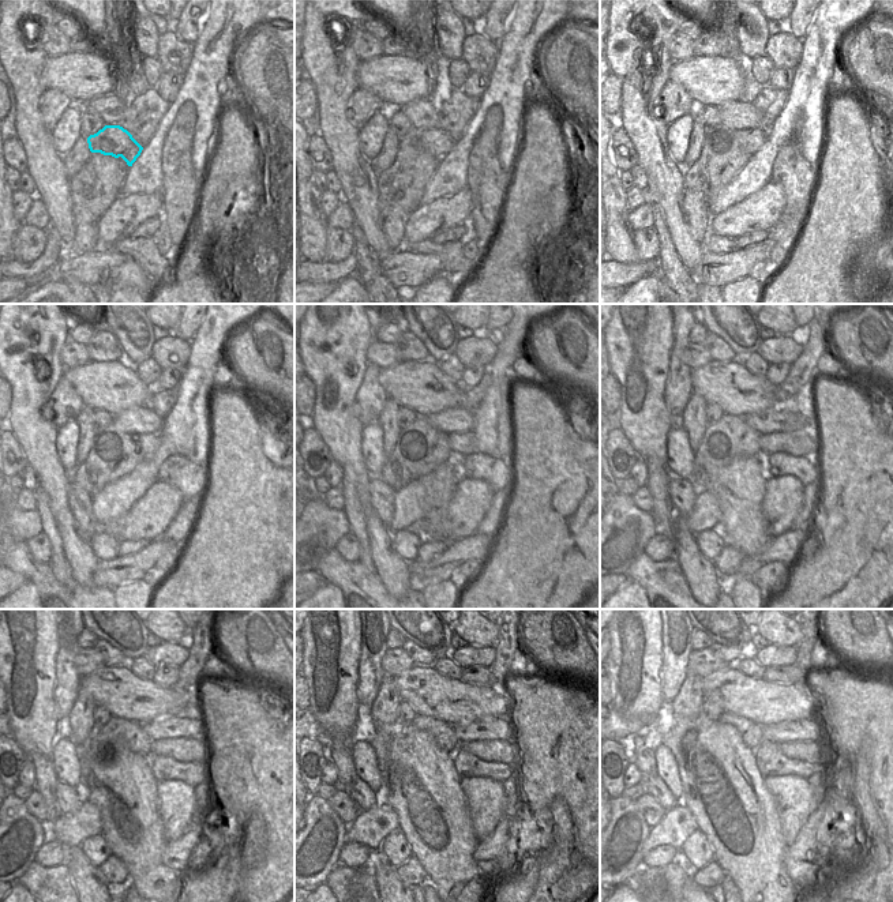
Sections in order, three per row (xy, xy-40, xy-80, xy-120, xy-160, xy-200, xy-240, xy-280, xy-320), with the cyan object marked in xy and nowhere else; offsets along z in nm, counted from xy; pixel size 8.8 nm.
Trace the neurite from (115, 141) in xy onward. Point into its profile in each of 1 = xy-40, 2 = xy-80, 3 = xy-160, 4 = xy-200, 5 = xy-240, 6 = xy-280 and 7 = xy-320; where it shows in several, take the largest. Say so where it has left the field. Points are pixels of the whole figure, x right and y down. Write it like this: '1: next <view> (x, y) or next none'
1: next xy-40 (438, 142)
2: next xy-80 (751, 141)
3: next xy-160 (462, 444)
4: next xy-200 (798, 443)
5: next xy-240 (184, 750)
6: next xy-280 (503, 751)
7: next xy-320 (806, 751)

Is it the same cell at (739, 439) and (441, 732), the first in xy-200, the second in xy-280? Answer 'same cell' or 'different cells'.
same cell

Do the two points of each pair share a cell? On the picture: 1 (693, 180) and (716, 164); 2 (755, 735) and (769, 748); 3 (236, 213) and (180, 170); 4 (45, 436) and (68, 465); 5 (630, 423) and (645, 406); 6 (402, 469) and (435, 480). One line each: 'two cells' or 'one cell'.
1: one cell
2: two cells
3: two cells
4: two cells
5: one cell
6: two cells

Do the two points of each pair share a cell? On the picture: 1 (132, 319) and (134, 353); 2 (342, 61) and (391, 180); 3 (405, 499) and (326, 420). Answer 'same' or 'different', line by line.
1: same
2: different
3: different

